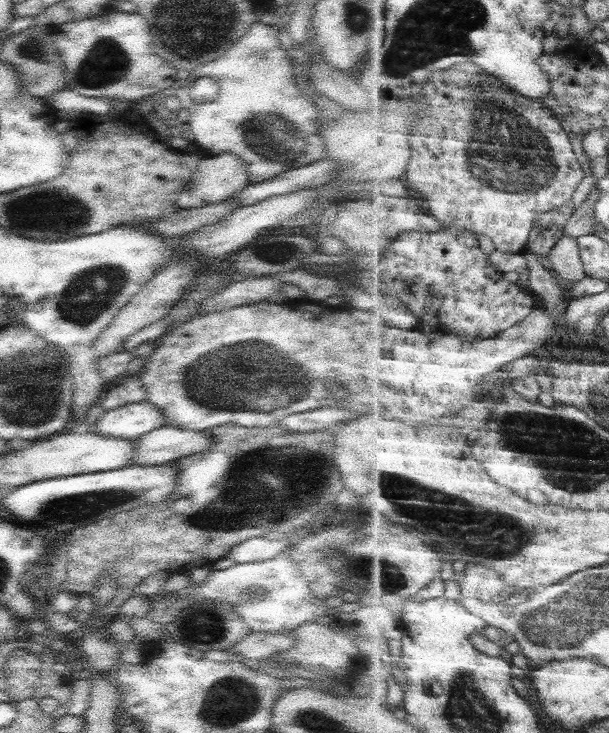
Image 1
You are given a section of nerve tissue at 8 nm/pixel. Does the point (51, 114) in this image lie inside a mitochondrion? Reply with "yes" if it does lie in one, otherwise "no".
no

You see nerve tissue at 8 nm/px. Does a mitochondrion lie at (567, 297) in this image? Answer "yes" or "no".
no

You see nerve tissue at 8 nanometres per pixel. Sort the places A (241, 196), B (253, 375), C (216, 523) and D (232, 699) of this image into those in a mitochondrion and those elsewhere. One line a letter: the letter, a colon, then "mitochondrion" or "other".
A: other
B: mitochondrion
C: mitochondrion
D: mitochondrion

